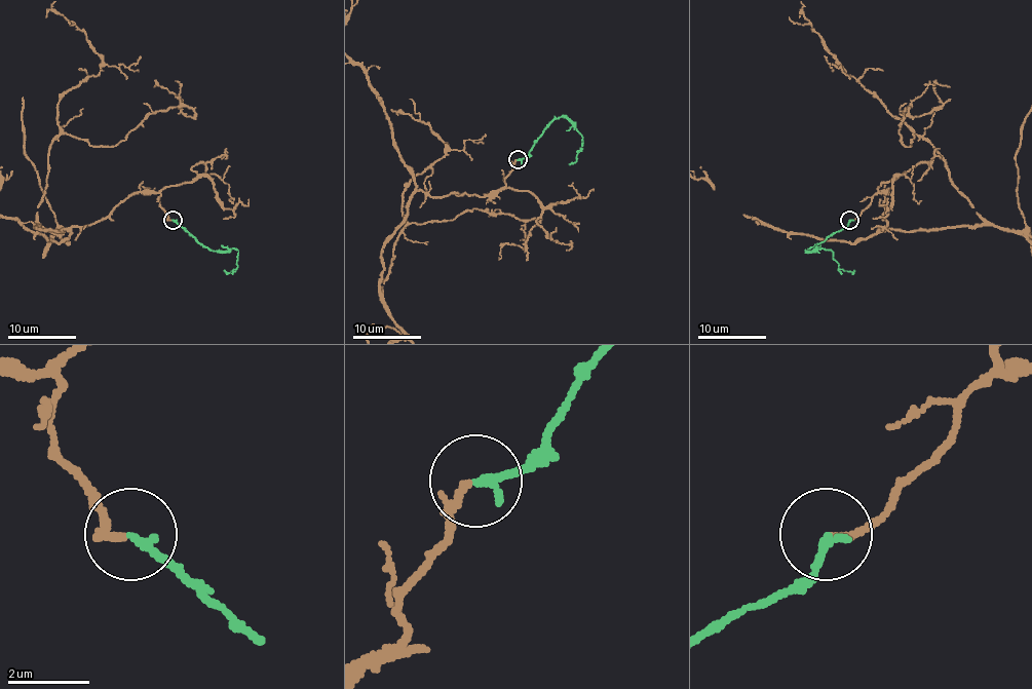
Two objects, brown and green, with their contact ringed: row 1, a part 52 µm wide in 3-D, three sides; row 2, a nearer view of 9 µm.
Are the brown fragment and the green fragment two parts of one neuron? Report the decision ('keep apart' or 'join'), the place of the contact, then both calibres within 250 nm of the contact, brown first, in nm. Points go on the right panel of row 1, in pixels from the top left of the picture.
join | (849, 220) | 190/200 nm

